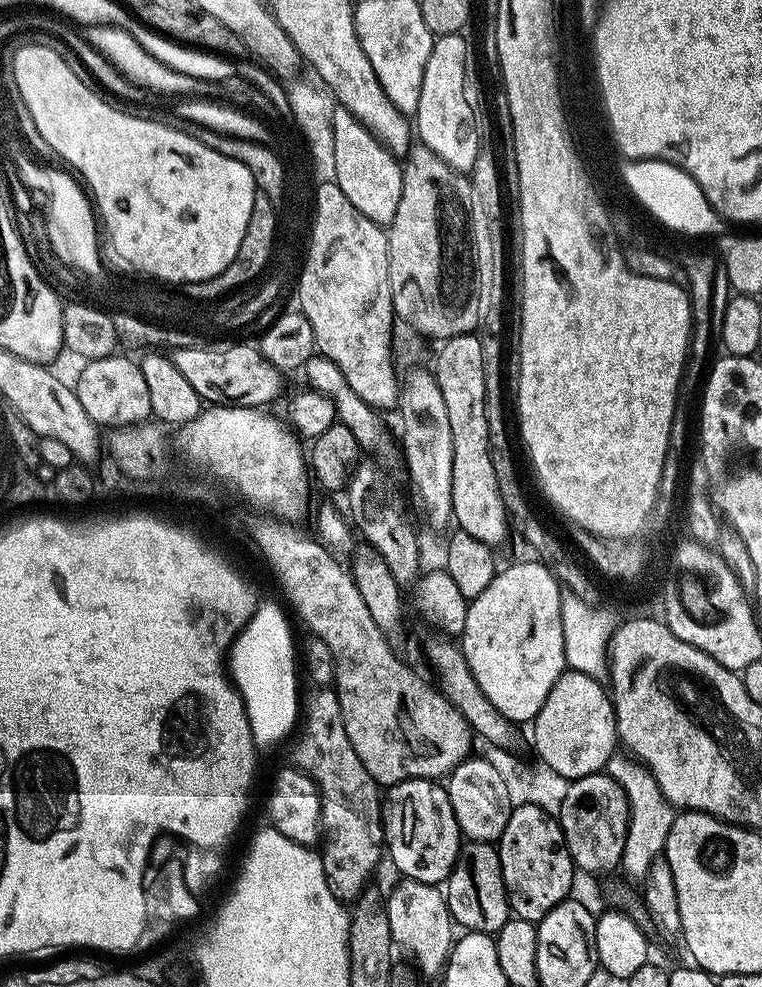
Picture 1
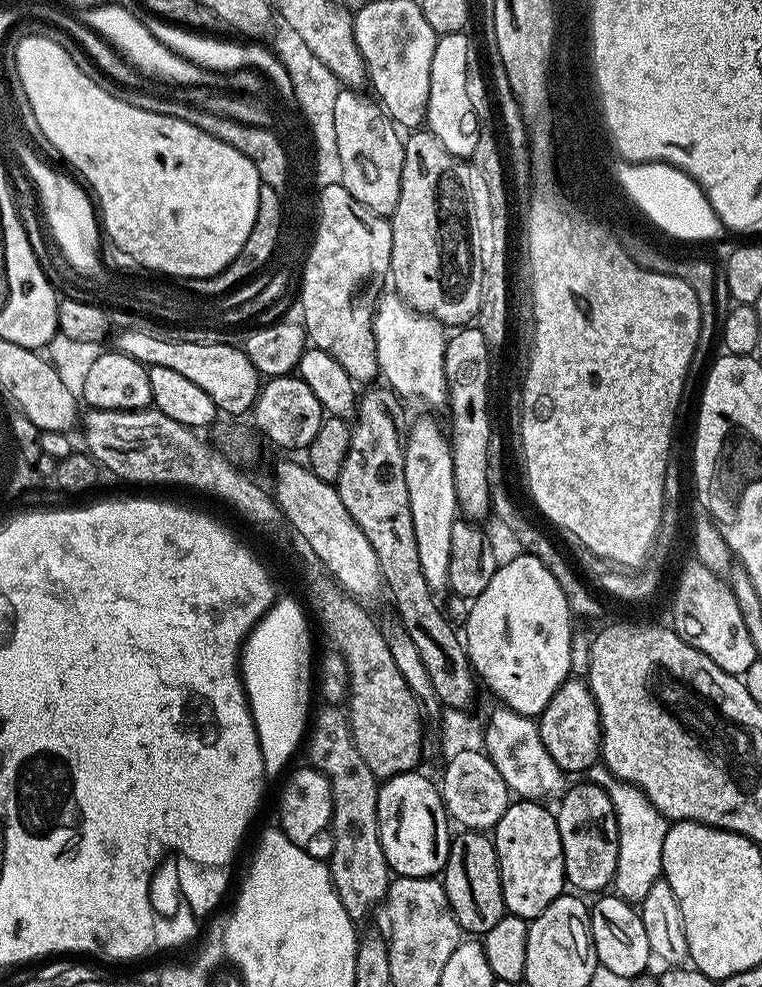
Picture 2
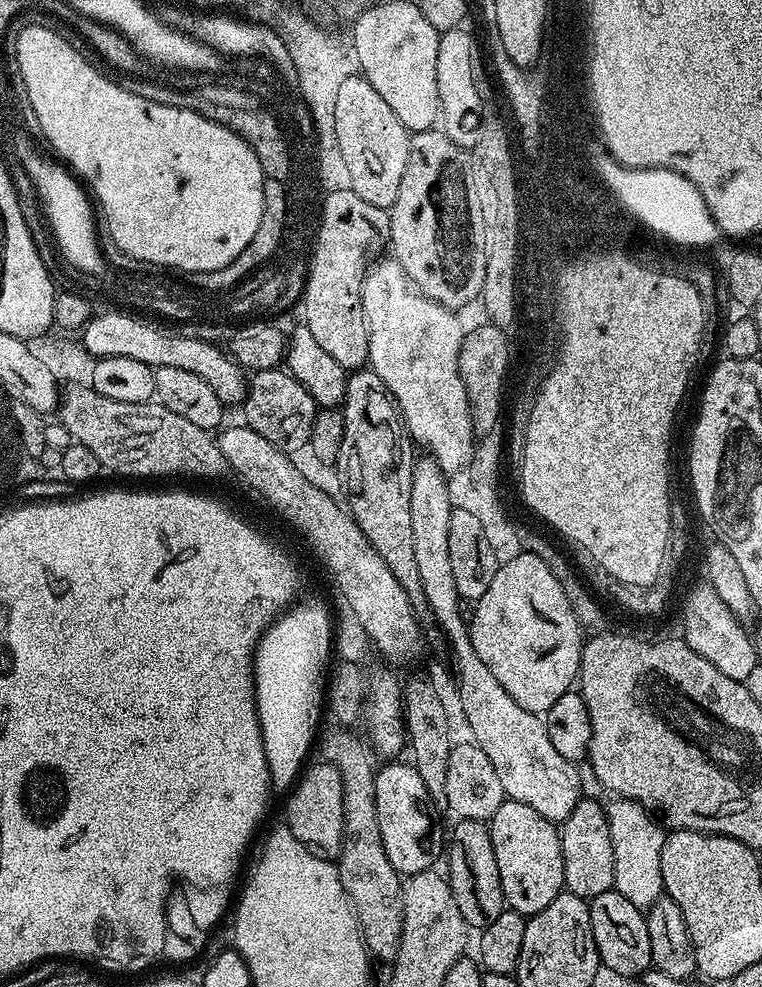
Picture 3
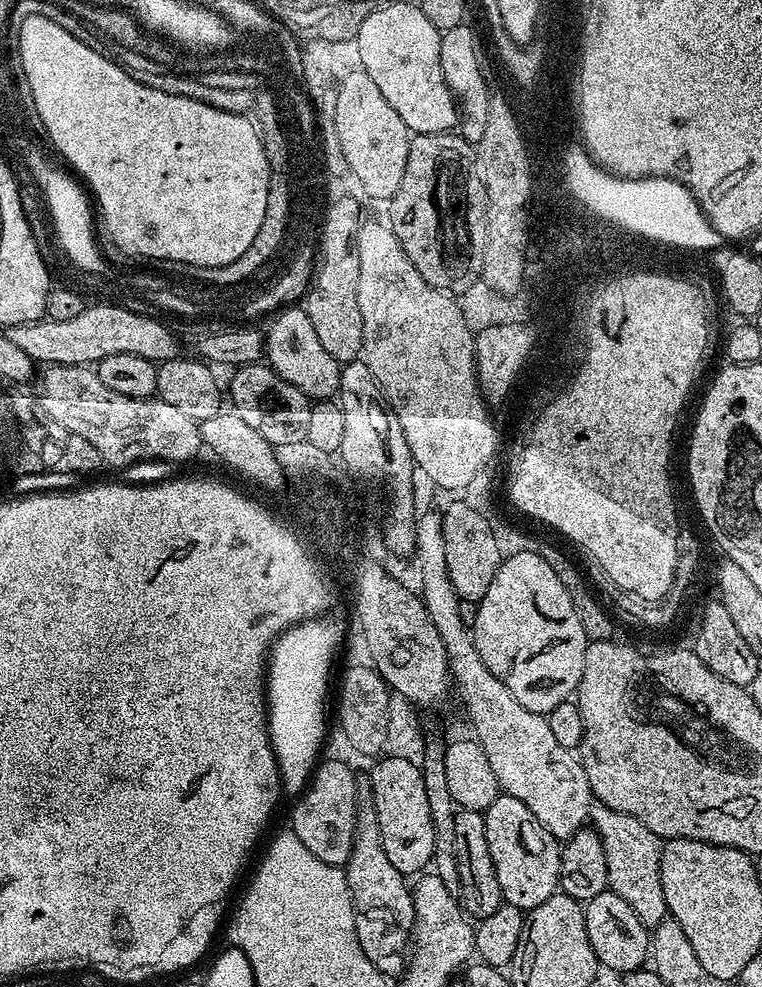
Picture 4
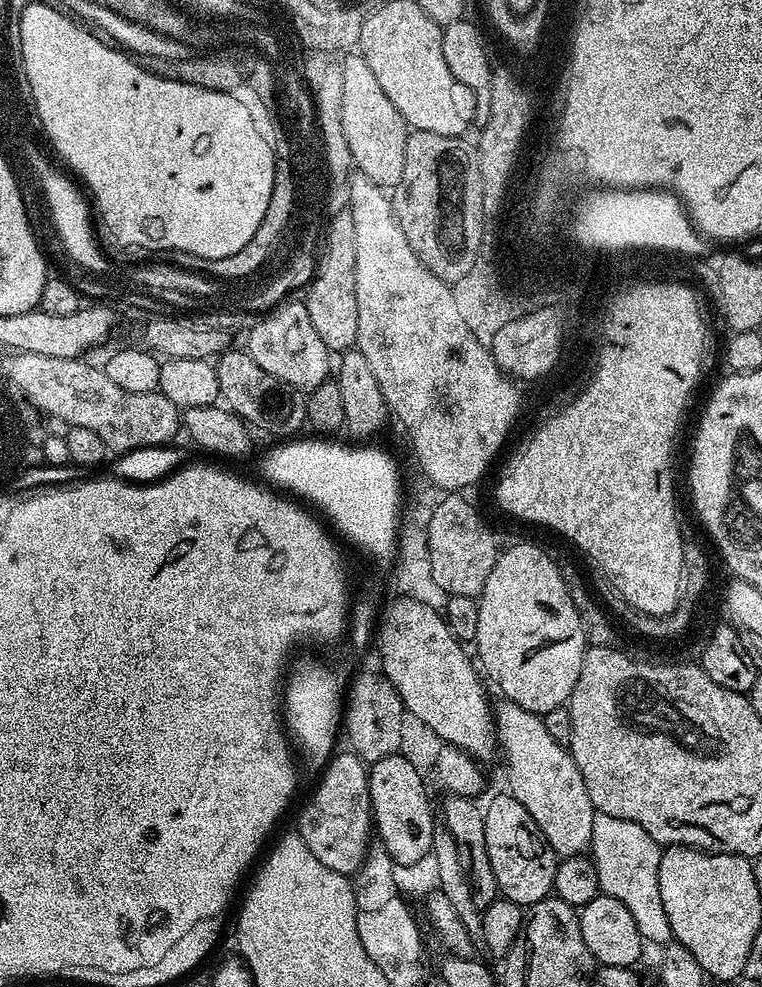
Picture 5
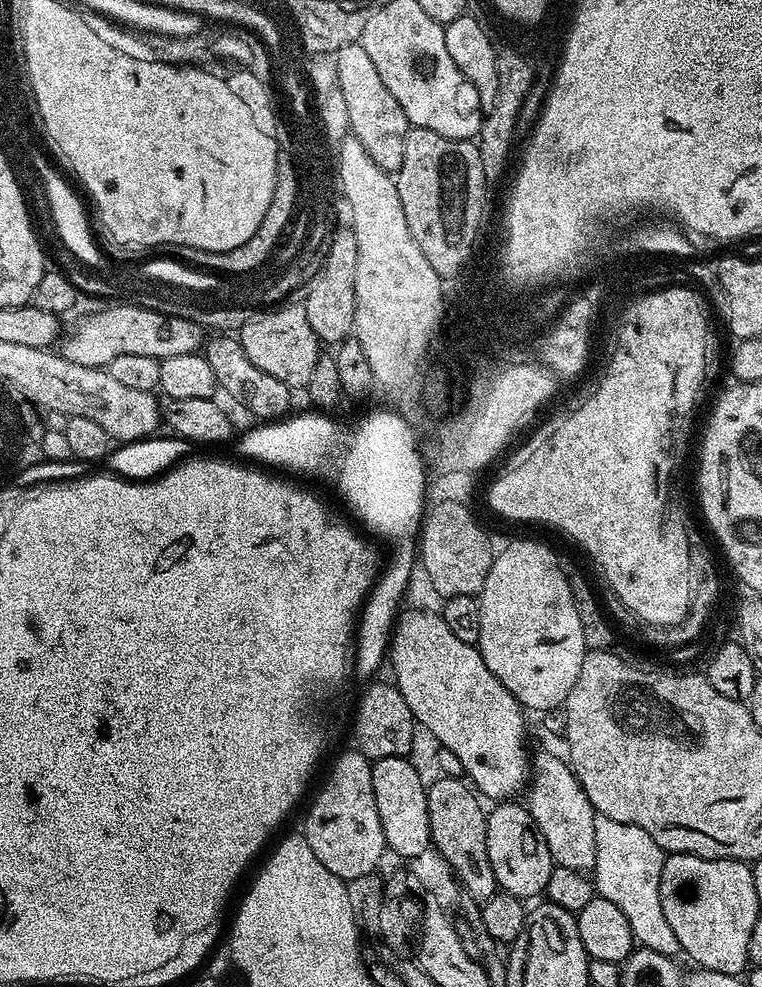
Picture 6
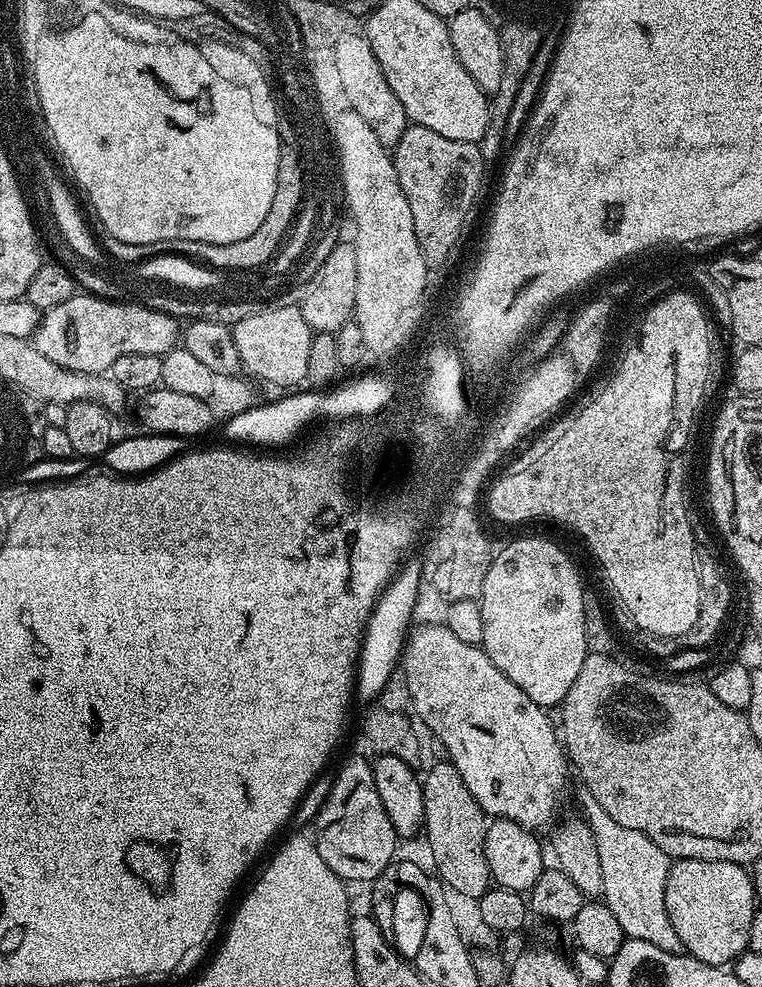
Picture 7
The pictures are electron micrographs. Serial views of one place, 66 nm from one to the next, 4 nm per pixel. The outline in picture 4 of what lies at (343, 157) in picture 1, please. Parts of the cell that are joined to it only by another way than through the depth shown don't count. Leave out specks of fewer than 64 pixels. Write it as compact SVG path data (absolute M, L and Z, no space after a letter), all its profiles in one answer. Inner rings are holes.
M357 70L346 74L342 86L338 90L338 98L335 100L335 132L338 134L339 144L346 162L349 164L355 183L360 190L374 200L391 201L391 198L401 185L402 176L405 174L406 158L409 157L409 142L412 134L405 122L394 111L394 106L386 101L382 90L370 79L370 74L363 70Z

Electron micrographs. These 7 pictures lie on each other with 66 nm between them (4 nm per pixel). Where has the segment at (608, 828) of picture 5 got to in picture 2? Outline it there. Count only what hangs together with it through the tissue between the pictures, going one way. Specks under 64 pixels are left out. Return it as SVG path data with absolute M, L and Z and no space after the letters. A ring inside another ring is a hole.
M628 782L607 785L608 797L616 811L618 822L618 866L614 881L615 895L639 906L650 894L650 888L662 876L662 842L666 842L670 824L664 815L648 801L639 788Z

